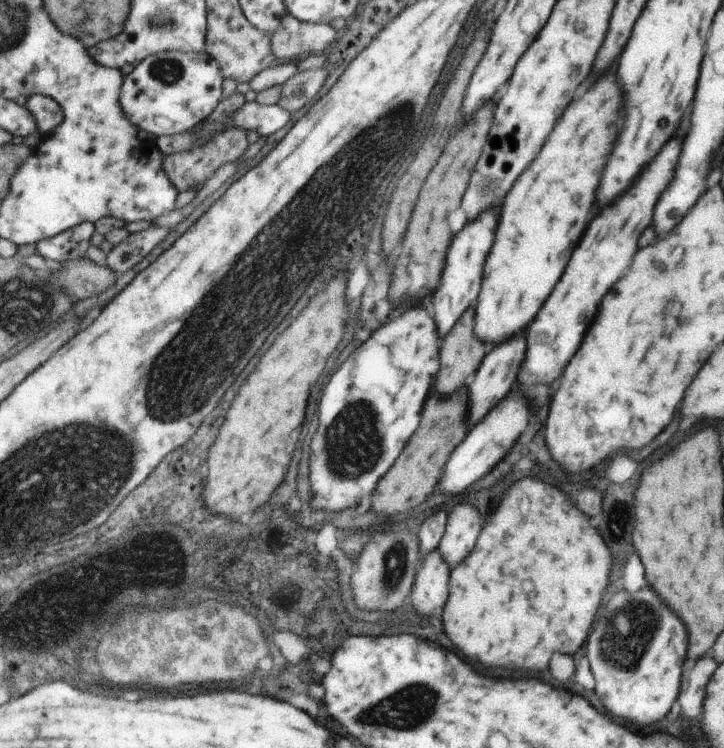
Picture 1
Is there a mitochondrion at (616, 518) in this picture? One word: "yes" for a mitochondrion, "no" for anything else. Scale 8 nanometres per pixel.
yes

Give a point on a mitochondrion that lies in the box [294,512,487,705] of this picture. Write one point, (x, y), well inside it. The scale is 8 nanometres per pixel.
(396, 560)

